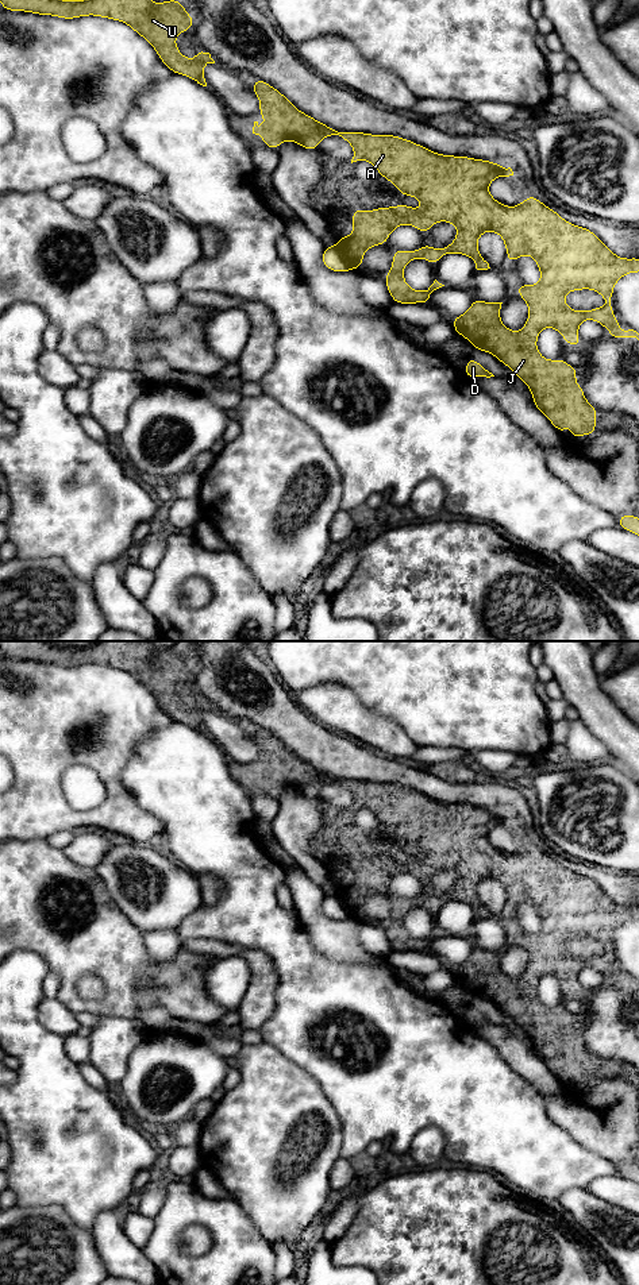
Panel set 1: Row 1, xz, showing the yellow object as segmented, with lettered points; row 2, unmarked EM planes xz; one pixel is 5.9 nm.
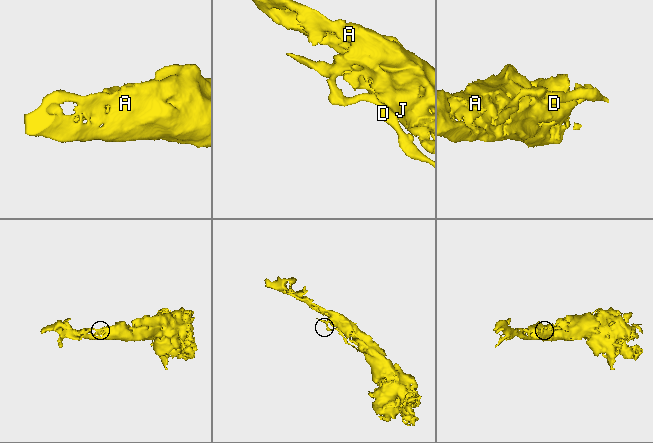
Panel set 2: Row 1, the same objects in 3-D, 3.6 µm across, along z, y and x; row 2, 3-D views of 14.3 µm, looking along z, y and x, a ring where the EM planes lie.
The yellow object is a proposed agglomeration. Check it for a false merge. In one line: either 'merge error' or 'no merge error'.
merge error

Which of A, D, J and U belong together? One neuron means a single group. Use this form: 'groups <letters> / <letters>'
groups A J U / D

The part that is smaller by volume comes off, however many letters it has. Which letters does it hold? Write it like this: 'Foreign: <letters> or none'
Foreign: D

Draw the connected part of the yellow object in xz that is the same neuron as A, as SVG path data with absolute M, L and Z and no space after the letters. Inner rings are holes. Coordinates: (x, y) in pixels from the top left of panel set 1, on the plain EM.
M254 728L253 740L259 746L259 763L265 765L265 773L259 775L258 769L254 769L253 782L261 784L265 788L266 795L278 798L280 792L284 788L292 788L307 798L317 798L319 790L326 784L340 784L347 791L350 791L354 796L353 810L357 809L367 809L370 810L381 825L386 826L389 830L394 831L397 838L404 844L411 844L419 846L423 853L419 857L411 856L408 853L397 853L388 856L374 856L372 860L367 857L359 858L357 856L353 857L353 883L351 884L340 884L338 885L338 896L347 906L353 917L362 917L362 907L367 896L378 892L386 892L389 883L392 879L400 873L411 872L419 879L427 881L431 875L438 869L453 871L458 881L451 892L443 896L432 896L428 892L421 894L415 899L393 899L393 910L390 919L386 923L382 923L386 931L386 937L392 944L393 950L397 952L430 952L430 944L434 938L444 934L439 931L436 927L427 938L412 938L404 927L403 918L407 911L412 907L427 907L435 914L438 908L446 902L462 902L470 904L477 918L488 918L489 911L482 906L478 899L477 888L478 885L488 879L493 879L499 881L504 891L505 899L508 900L507 908L516 910L521 903L530 903L538 911L540 918L540 929L536 933L519 933L516 934L517 942L527 950L530 956L528 966L520 980L513 980L507 976L500 968L500 957L503 950L485 950L474 946L471 954L461 964L453 966L453 973L455 981L466 985L474 997L482 997L488 1002L494 1003L504 1014L512 1016L516 1024L519 1024L531 1038L534 1046L534 1054L539 1057L548 1069L557 1076L558 1080L565 1081L565 1076L570 1073L573 1080L570 1085L577 1087L582 1085L585 1081L594 1083L596 1081L596 1061L597 1056L592 1054L582 1039L582 1033L577 1033L574 1026L580 1022L573 1014L566 1011L562 1006L555 1008L548 1008L543 1006L536 995L538 983L543 976L551 975L557 977L561 984L567 989L570 995L580 993L580 981L578 973L584 968L594 968L604 973L607 979L611 980L612 987L624 985L636 985L639 988L639 981L634 977L623 979L617 975L620 969L615 965L612 960L612 941L616 930L628 921L639 919L639 906L624 907L615 903L601 888L600 885L586 877L585 875L574 873L559 864L558 860L546 854L540 848L528 844L524 849L521 849L517 854L505 854L504 852L496 849L488 838L490 830L497 825L509 825L513 823L511 815L504 817L501 811L493 811L486 807L474 807L470 804L455 804L455 803L444 803L436 802L427 795L421 795L420 792L403 787L396 783L372 783L366 780L347 780L331 776L316 767L308 764L307 761L299 759L281 740L274 737L270 732L262 728ZM590 937L600 941L607 953L604 956L594 956L590 958L573 958L565 952L565 944L573 938L584 938Z

